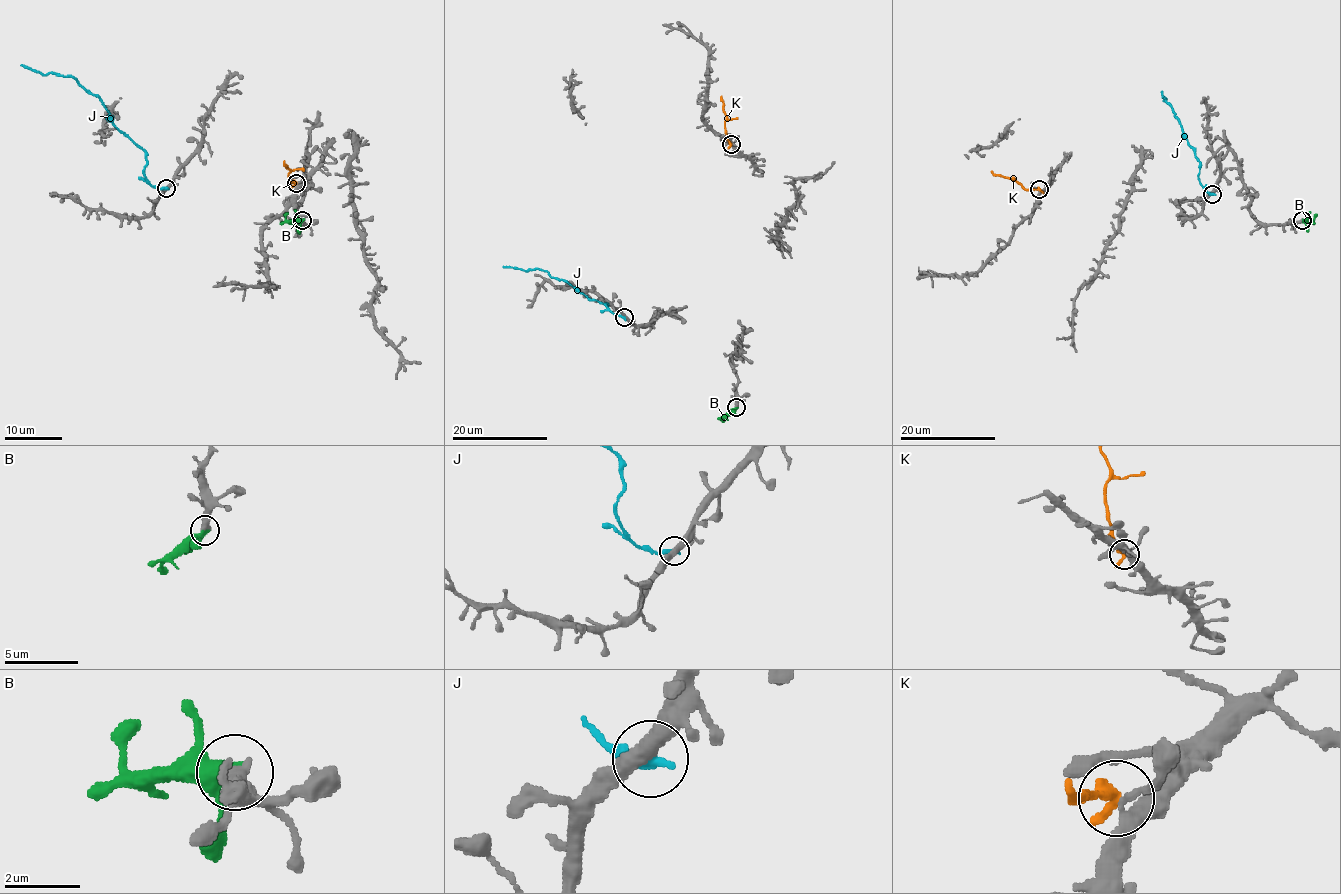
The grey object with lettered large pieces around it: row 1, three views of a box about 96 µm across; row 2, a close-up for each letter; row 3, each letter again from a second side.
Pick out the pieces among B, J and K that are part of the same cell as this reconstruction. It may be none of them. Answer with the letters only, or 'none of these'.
B

